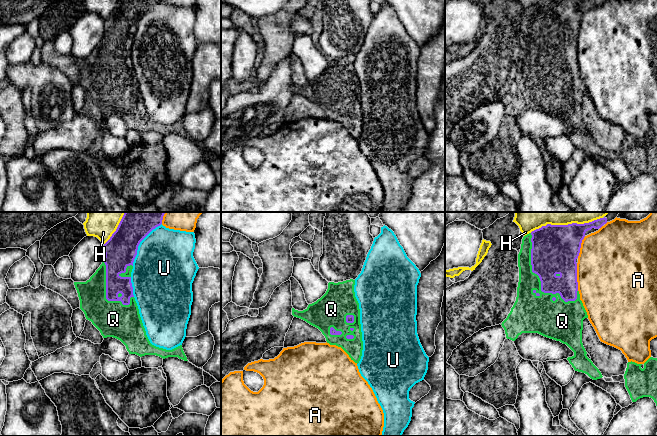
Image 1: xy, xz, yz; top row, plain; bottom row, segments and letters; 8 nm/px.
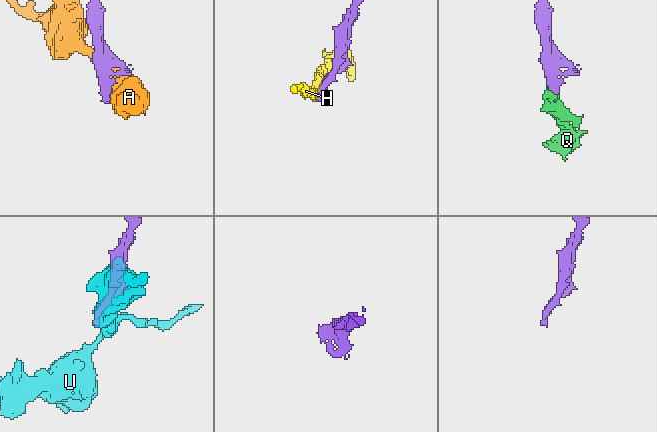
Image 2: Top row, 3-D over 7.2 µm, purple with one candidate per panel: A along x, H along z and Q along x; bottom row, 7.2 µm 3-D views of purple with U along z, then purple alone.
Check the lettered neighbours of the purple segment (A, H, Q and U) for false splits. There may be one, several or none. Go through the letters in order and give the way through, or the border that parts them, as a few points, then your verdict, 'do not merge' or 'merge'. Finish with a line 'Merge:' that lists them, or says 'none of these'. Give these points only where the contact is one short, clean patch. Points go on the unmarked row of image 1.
A: do not merge
H: do not merge
Q: merge
U: do not merge
Merge: Q

